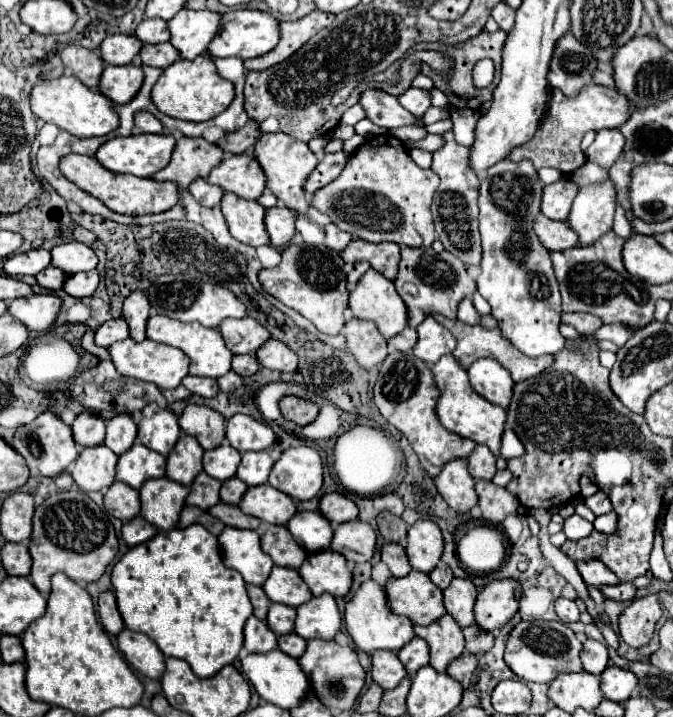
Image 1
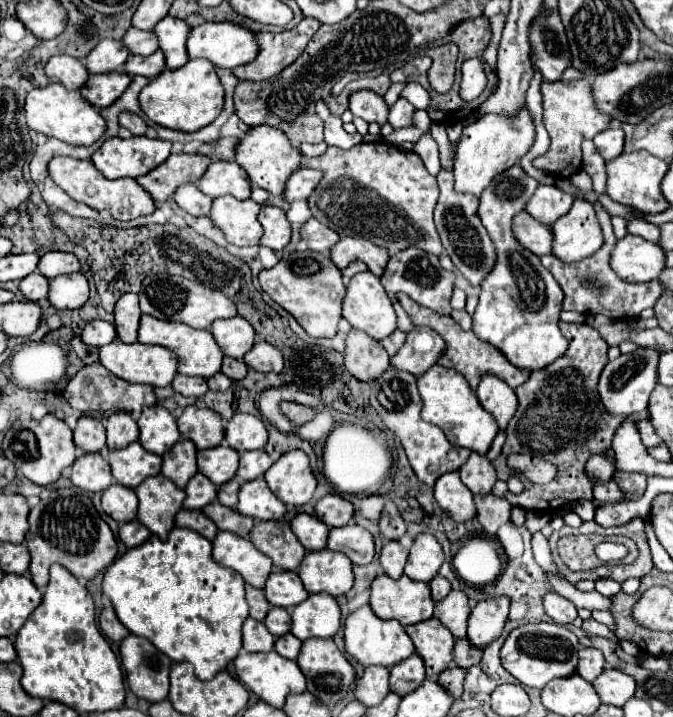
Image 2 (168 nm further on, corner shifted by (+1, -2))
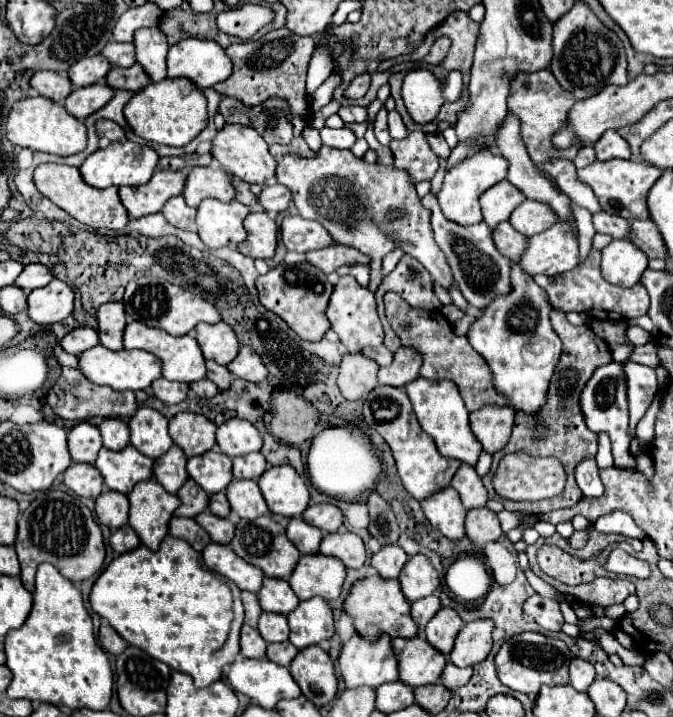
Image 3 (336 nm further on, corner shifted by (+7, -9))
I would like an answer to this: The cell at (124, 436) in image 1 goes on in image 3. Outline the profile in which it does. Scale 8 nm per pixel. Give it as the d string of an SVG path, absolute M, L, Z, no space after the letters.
M105 419L99 425L99 431L103 437L103 447L111 451L119 451L129 445L129 427L123 419Z

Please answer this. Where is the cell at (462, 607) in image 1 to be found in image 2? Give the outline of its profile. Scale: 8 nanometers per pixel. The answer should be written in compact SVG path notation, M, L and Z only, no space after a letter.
M451 590L449 596L435 606L435 618L449 628L455 638L463 638L467 632L467 618L469 618L469 602L461 590Z

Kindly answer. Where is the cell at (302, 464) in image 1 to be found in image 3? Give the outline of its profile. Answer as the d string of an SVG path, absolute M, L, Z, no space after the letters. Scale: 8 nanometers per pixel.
M291 465L267 469L259 479L259 487L271 513L301 517L309 505L307 485Z

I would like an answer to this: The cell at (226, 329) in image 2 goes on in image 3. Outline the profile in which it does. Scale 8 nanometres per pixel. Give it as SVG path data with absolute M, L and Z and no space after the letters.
M219 321L215 325L201 323L197 325L195 333L201 351L207 359L213 359L219 365L229 365L237 357L239 341L235 331L225 321Z

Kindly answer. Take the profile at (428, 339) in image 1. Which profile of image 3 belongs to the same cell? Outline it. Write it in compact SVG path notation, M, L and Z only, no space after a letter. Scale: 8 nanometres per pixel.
M399 347L395 353L395 359L389 367L379 369L379 383L393 385L393 387L405 387L413 379L419 377L419 369L423 365L421 353L413 347Z

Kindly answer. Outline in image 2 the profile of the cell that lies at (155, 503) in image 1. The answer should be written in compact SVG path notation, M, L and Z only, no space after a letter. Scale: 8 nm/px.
M157 474L155 478L141 482L135 488L135 494L139 498L137 520L165 542L169 530L175 526L175 514L183 506L185 490L177 488L169 478Z

